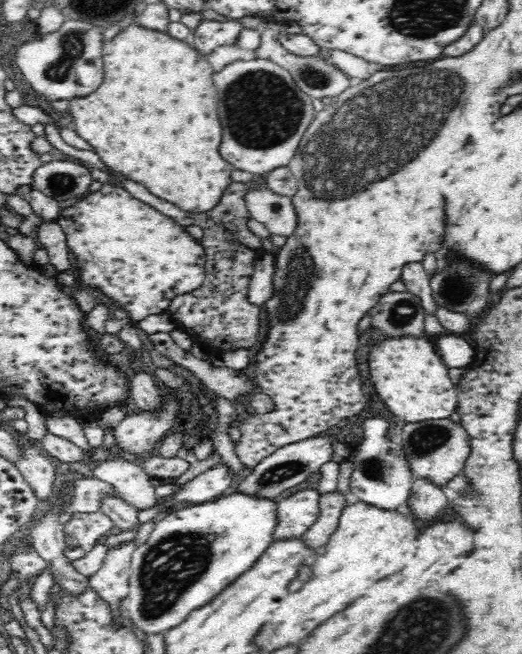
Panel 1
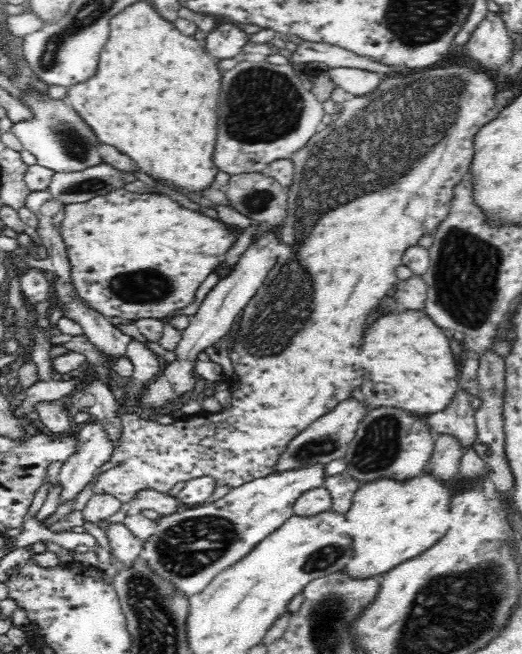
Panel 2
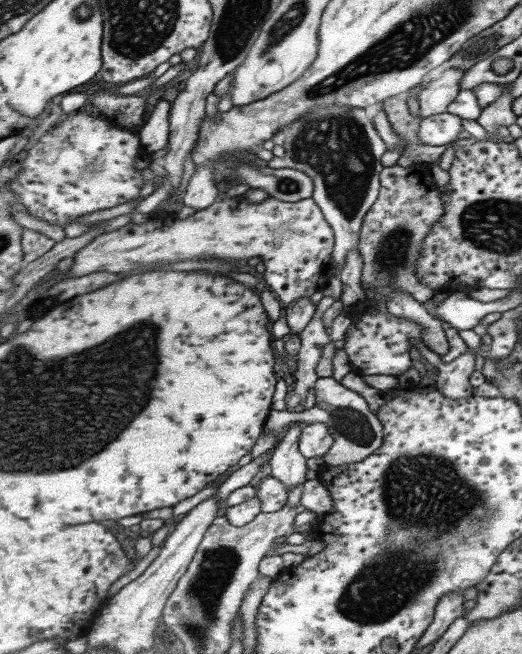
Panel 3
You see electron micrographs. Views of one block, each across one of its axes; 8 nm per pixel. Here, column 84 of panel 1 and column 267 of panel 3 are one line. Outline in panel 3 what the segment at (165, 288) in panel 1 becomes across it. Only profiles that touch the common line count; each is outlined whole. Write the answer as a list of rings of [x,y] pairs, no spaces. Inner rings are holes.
[[[243,196],[231,197],[226,199],[217,199],[209,208],[197,211],[191,218],[187,220],[175,220],[171,224],[162,225],[161,228],[155,228],[157,222],[148,220],[145,224],[127,224],[125,228],[117,230],[117,232],[108,232],[102,234],[101,236],[95,237],[95,240],[91,242],[91,245],[86,245],[74,258],[71,267],[65,271],[61,272],[64,274],[62,279],[66,278],[79,278],[79,276],[87,276],[87,274],[99,274],[99,272],[131,272],[131,270],[137,270],[137,268],[143,268],[147,264],[155,264],[155,262],[183,262],[183,260],[211,260],[212,258],[217,258],[217,260],[234,260],[234,262],[239,262],[240,260],[249,260],[249,258],[261,258],[262,263],[265,266],[265,272],[262,274],[266,282],[266,288],[268,288],[272,293],[276,293],[278,304],[284,311],[290,304],[293,304],[296,300],[304,298],[304,296],[313,296],[317,291],[323,288],[329,278],[334,275],[334,252],[336,246],[336,236],[334,233],[334,228],[329,224],[326,219],[322,208],[315,202],[314,197],[306,198],[303,200],[298,200],[297,202],[285,202],[284,200],[279,200],[278,198],[268,196],[261,202],[249,202],[247,198]]]

